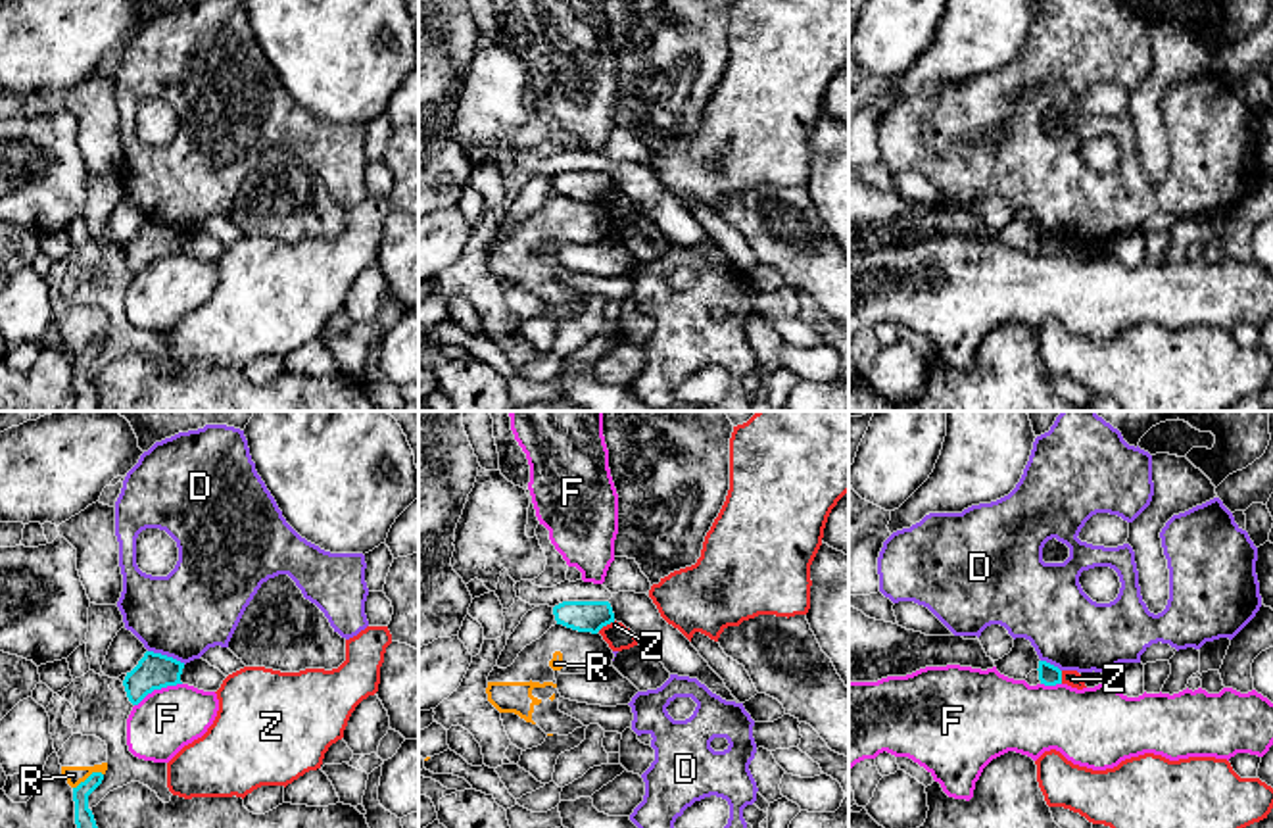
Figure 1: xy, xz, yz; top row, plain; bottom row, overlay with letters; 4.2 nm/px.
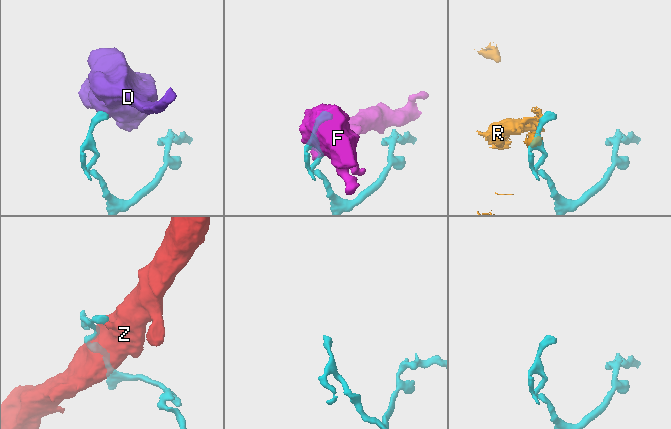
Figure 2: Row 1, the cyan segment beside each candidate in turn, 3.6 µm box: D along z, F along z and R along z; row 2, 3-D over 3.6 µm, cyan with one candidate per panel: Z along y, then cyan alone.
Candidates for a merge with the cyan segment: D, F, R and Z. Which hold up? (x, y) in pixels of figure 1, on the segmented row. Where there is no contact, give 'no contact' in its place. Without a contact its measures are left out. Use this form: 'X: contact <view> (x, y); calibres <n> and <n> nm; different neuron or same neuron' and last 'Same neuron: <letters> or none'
D: contact xy (166, 656); calibres 160 and 360 nm; different neuron
F: contact xy (158, 688); calibres 160 and 260 nm; different neuron
R: contact xy (89, 777); calibres 80 and 80 nm; different neuron
Z: contact xz (605, 625); calibres 130 and 100 nm; different neuron
Same neuron: none

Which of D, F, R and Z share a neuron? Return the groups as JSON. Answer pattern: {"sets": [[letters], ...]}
{"sets": [["D"], ["F"], ["R"], ["Z"]]}

